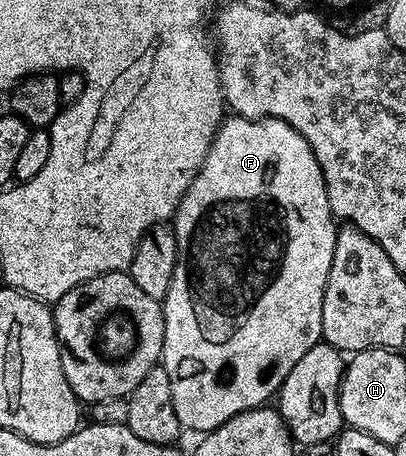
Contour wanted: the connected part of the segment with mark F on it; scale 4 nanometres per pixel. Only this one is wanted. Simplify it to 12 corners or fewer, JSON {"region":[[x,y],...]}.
{"region":[[231,114],[173,217],[180,425],[264,407],[323,340],[310,142]]}

